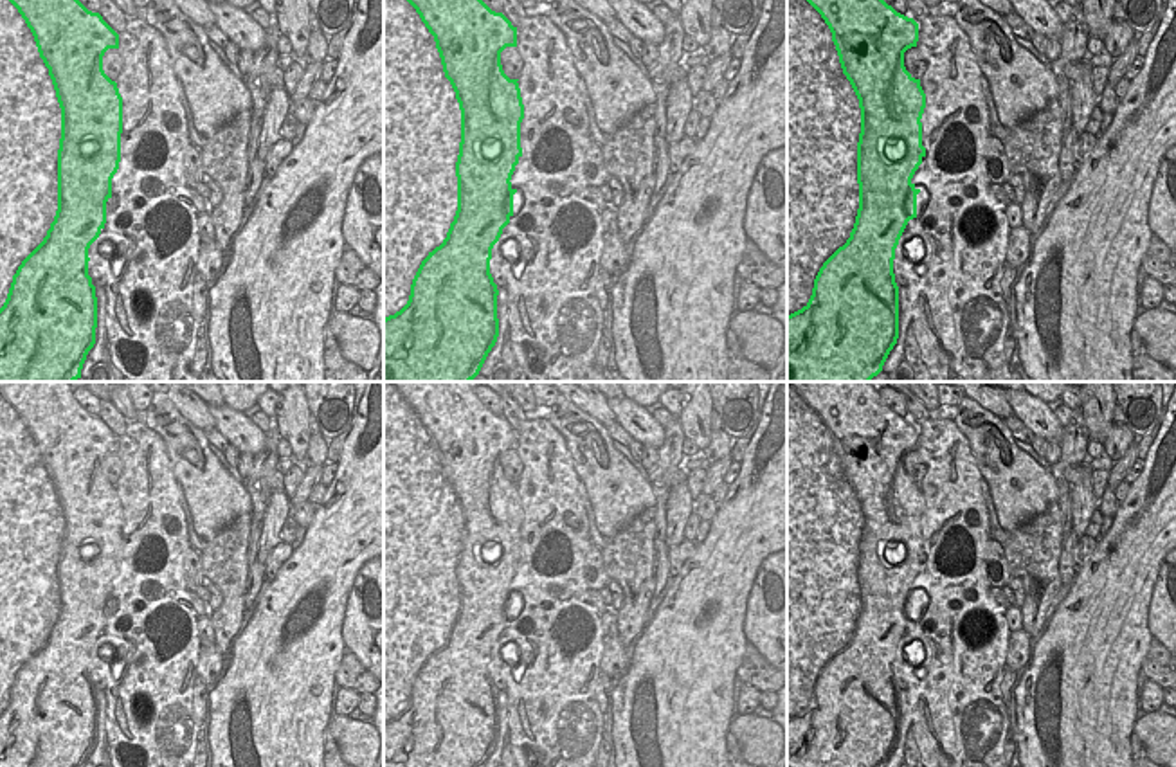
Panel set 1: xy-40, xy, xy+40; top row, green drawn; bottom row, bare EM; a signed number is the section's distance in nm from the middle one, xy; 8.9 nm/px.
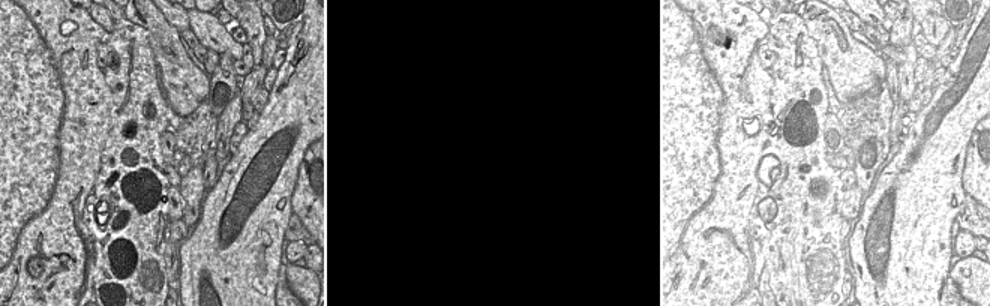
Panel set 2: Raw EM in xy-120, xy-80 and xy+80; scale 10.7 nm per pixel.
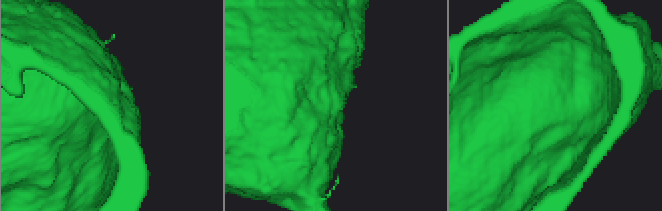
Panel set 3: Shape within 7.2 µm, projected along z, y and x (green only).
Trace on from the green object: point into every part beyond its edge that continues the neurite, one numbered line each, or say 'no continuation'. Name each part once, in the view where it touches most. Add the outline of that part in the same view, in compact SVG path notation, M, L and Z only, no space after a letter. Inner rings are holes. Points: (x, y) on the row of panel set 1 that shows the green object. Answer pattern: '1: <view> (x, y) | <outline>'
1: xy (422, 121) | M384 0L384 319L407 304L421 261L454 221L459 142L461 110L434 36L407 0Z

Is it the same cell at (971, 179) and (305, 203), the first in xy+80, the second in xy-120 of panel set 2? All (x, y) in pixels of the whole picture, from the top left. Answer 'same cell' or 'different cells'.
same cell

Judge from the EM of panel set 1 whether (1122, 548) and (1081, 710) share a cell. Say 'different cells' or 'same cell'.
same cell

